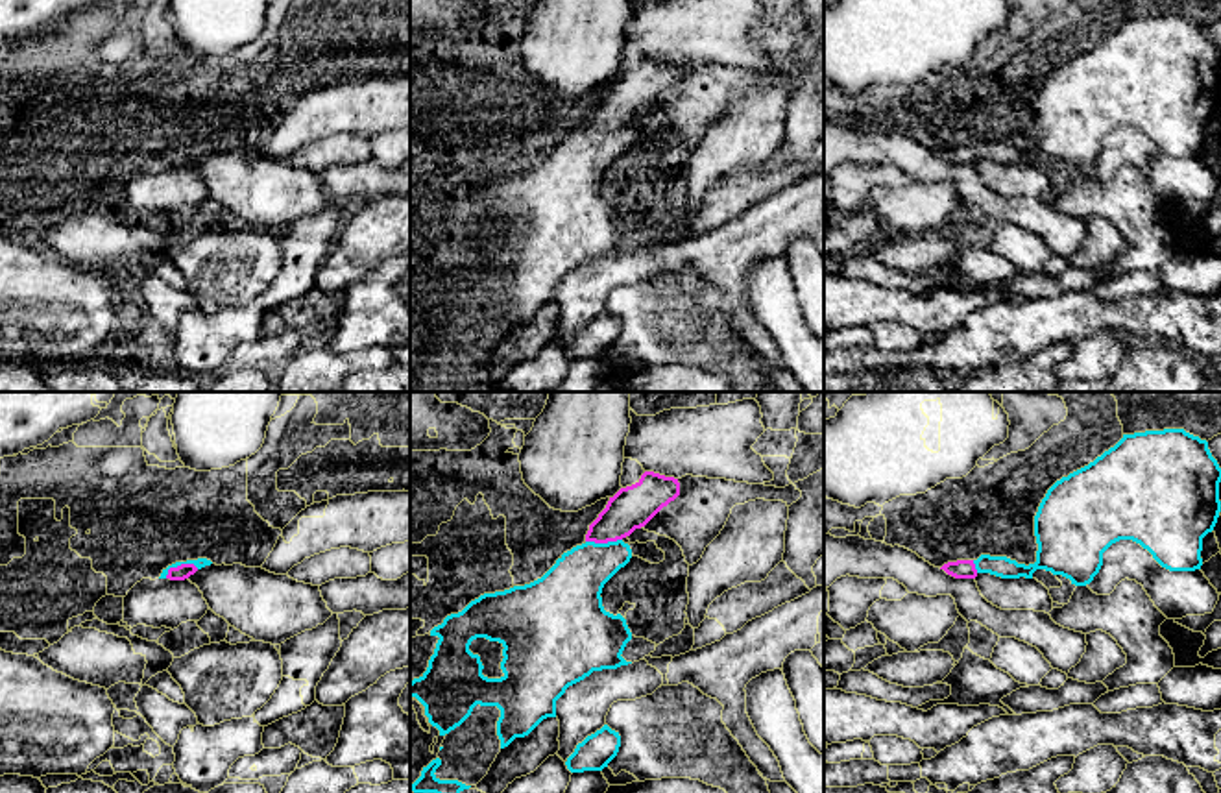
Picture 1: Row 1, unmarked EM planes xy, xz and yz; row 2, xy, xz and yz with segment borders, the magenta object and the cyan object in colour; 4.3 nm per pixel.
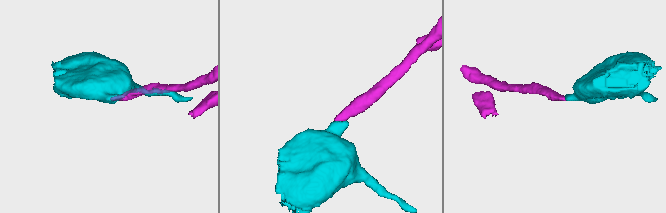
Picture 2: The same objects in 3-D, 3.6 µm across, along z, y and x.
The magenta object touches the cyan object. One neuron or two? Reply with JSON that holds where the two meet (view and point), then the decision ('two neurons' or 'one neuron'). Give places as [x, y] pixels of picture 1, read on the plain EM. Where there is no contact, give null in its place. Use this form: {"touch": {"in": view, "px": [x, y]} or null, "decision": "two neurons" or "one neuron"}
{"touch": {"in": "xy", "px": [181, 150]}, "decision": "one neuron"}

